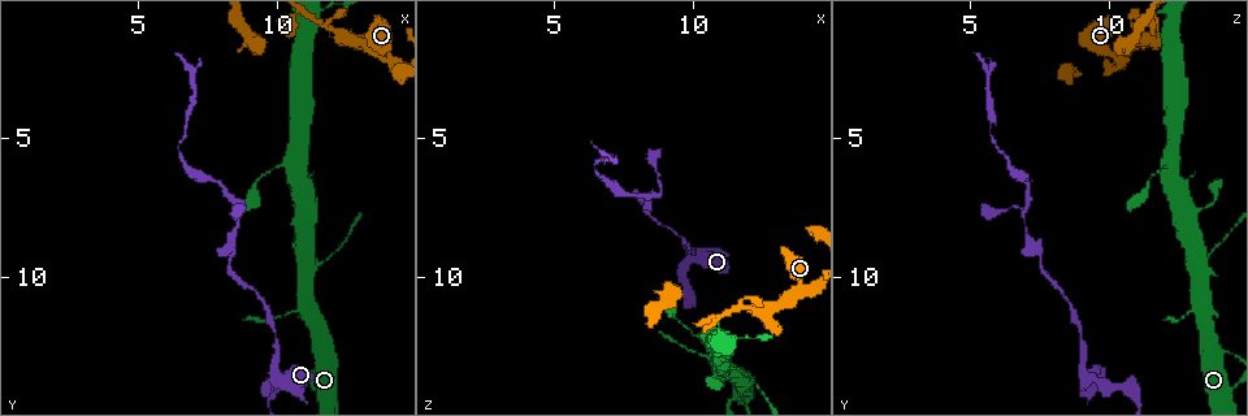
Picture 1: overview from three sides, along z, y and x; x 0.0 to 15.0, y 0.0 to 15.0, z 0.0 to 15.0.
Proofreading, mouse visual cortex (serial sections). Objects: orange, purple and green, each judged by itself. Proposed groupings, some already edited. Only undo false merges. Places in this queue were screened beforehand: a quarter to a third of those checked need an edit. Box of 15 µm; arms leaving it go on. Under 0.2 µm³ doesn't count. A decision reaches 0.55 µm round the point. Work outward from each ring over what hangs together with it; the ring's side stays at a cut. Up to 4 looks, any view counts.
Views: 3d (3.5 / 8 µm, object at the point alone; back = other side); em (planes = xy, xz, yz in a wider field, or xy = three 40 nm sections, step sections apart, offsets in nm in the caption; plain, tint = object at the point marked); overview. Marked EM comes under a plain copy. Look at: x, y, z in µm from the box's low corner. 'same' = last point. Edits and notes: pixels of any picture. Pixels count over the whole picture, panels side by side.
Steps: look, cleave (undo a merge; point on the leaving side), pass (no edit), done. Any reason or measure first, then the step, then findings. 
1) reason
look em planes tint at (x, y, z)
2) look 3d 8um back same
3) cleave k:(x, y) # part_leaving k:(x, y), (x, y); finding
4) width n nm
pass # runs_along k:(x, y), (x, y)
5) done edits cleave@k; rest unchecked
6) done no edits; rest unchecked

arms part here
look em xy step 3 tint at (9.9, 13.4, 9.1)

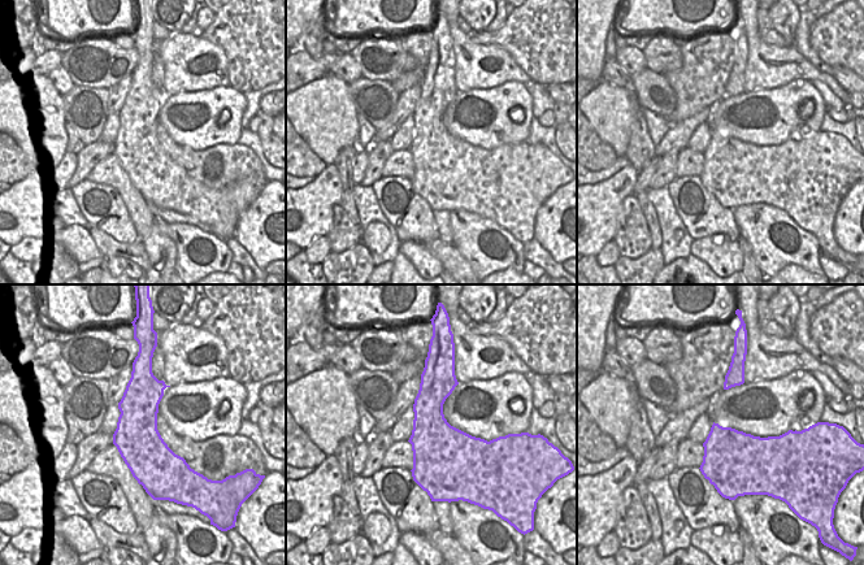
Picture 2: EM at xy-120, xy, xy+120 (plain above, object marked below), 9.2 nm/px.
look 3d 3.5um same

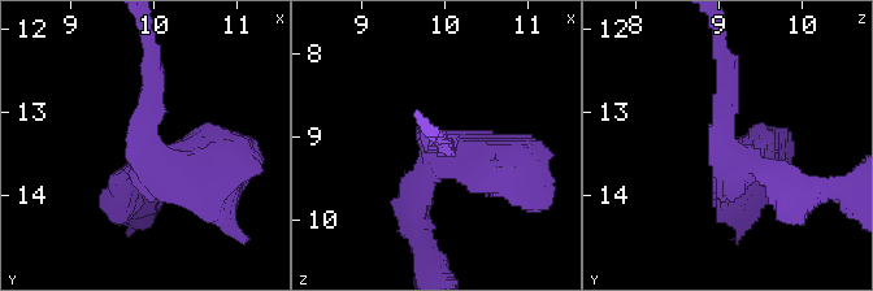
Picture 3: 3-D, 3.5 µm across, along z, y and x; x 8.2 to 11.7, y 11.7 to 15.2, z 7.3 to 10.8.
width 550 nm
pass # runs_along 3:(226, 155), (153, 166), (153, 82); continuous, no second cell

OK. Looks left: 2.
side arm on a straight run
look 3d 3.5um at (11.3, 9.5, 13.2)

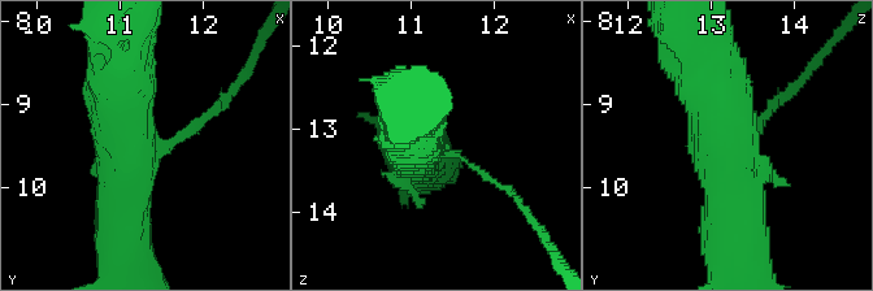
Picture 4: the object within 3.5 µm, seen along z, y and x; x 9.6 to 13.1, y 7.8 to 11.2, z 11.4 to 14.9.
arms 3; arm_widths 100, 600, 700 nm; now the EM
look em xy step 1 tint same

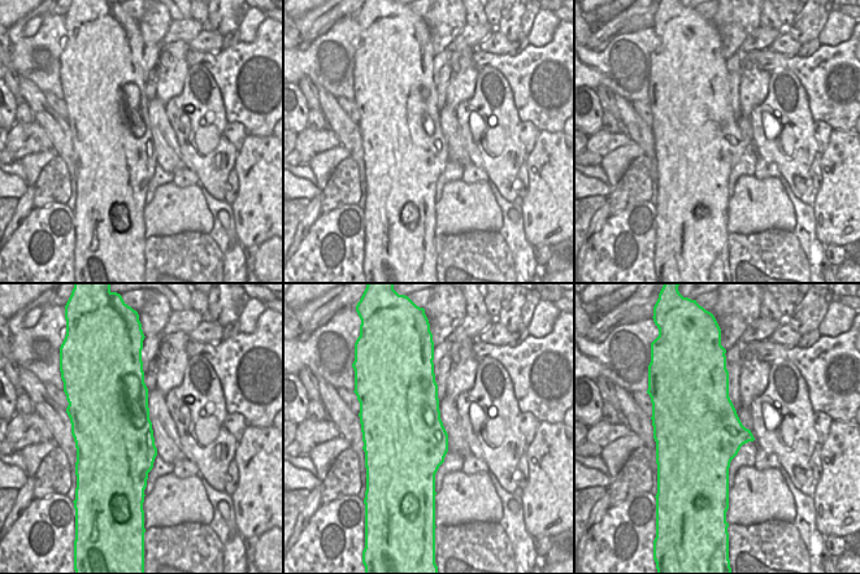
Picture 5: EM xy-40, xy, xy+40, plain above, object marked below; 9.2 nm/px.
cleave 4:(205, 116) # part_leaving 4:(173, 139), (217, 108), (250, 64); two cells meet here

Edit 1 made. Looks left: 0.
done edits cleave@4; rest unchecked

